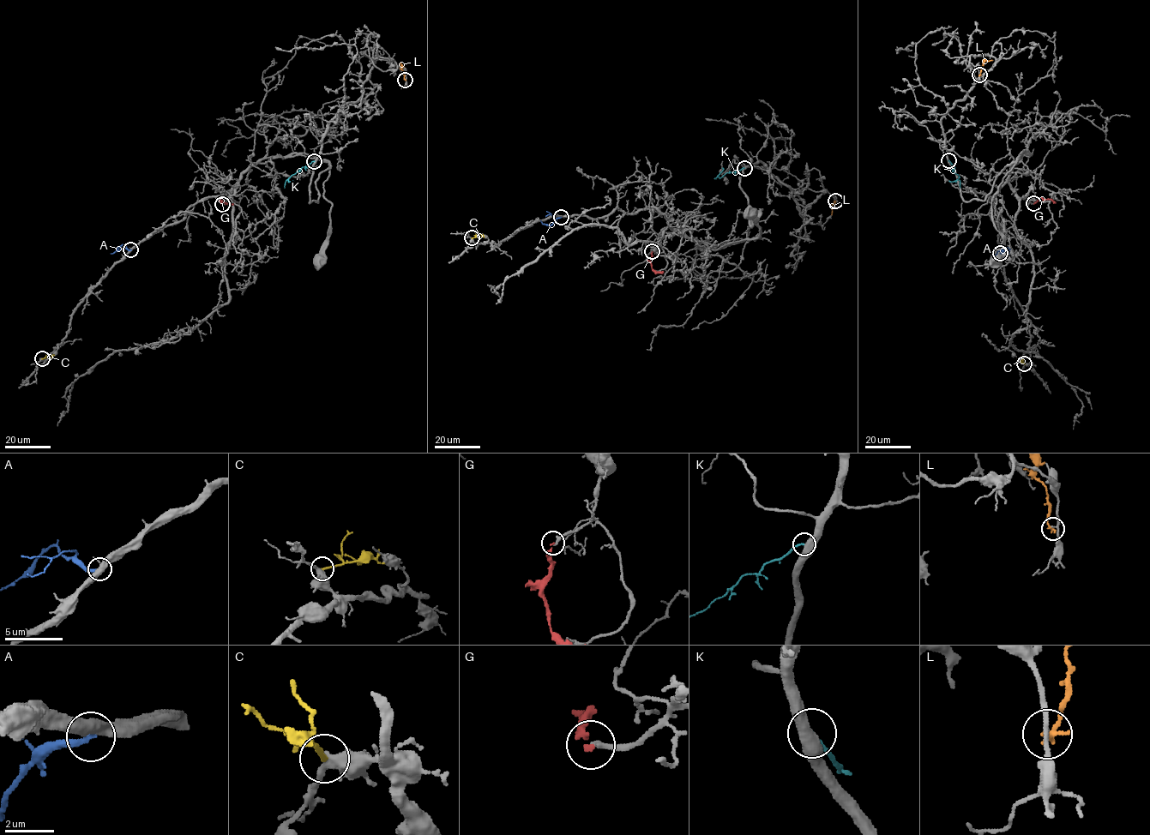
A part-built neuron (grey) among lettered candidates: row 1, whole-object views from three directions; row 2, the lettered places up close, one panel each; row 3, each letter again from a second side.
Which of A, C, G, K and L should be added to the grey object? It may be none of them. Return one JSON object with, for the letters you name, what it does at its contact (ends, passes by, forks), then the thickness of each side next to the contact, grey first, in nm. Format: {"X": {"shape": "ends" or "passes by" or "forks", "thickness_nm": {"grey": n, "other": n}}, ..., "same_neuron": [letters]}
{"same_neuron": []}

